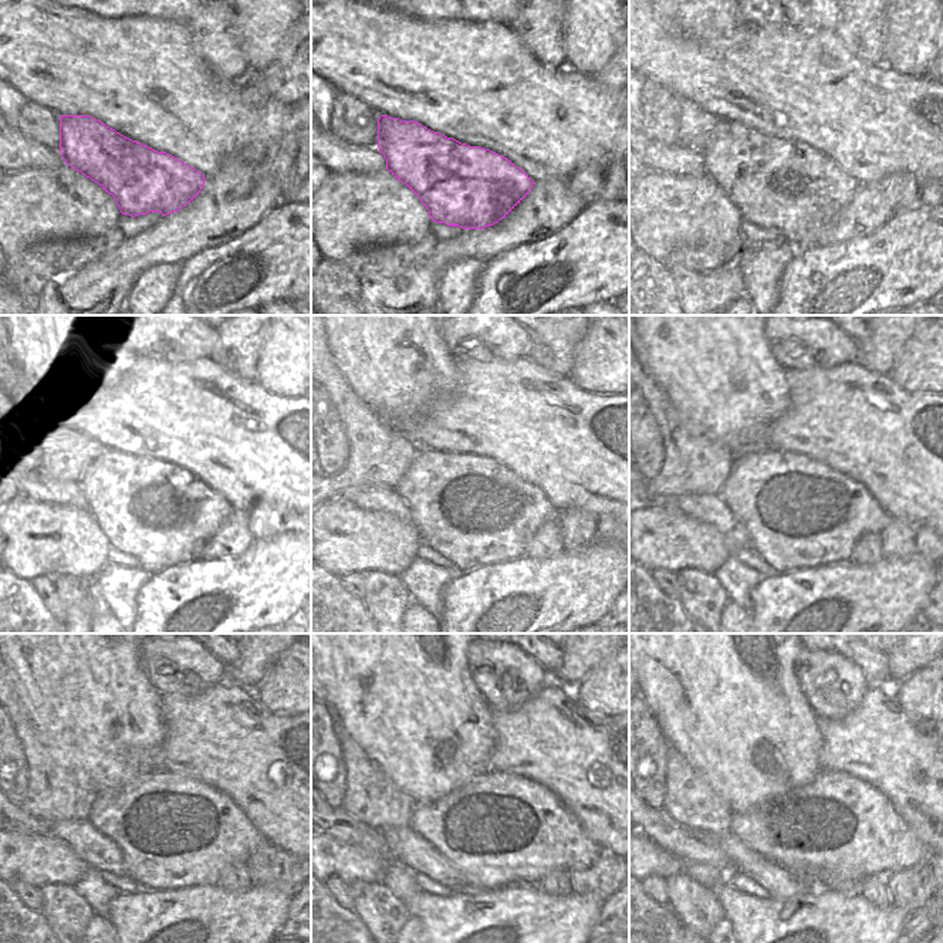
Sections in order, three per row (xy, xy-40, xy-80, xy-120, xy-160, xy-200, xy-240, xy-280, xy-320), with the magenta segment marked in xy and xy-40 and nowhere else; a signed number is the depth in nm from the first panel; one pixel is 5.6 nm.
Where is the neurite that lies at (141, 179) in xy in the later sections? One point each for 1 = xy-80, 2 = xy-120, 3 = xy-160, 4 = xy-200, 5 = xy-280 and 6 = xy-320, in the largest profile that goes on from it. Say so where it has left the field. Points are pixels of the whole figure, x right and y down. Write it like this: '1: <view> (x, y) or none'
1: xy-80 (784, 185)
2: xy-120 (159, 513)
3: xy-160 (473, 510)
4: xy-200 (798, 513)
5: xy-280 (499, 830)
6: xy-320 (838, 824)

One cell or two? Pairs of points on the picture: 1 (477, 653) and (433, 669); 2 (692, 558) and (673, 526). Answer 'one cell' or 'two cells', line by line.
1: two cells
2: one cell

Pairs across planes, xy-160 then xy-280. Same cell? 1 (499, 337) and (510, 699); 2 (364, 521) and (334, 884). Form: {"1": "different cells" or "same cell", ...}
{"1": "same cell", "2": "different cells"}

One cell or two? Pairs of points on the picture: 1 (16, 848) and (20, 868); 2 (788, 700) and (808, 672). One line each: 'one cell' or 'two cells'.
1: one cell
2: two cells

